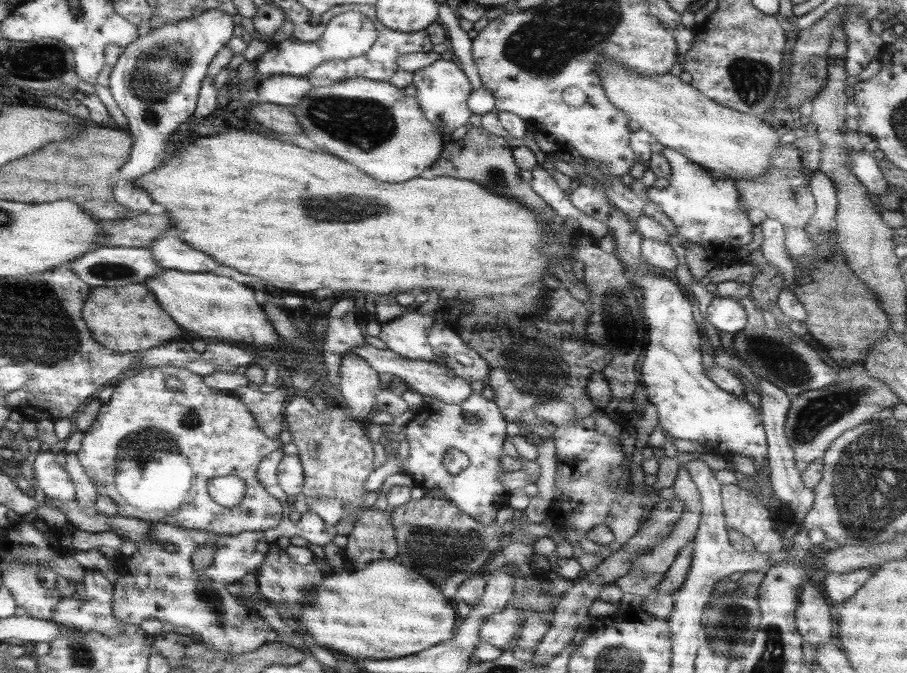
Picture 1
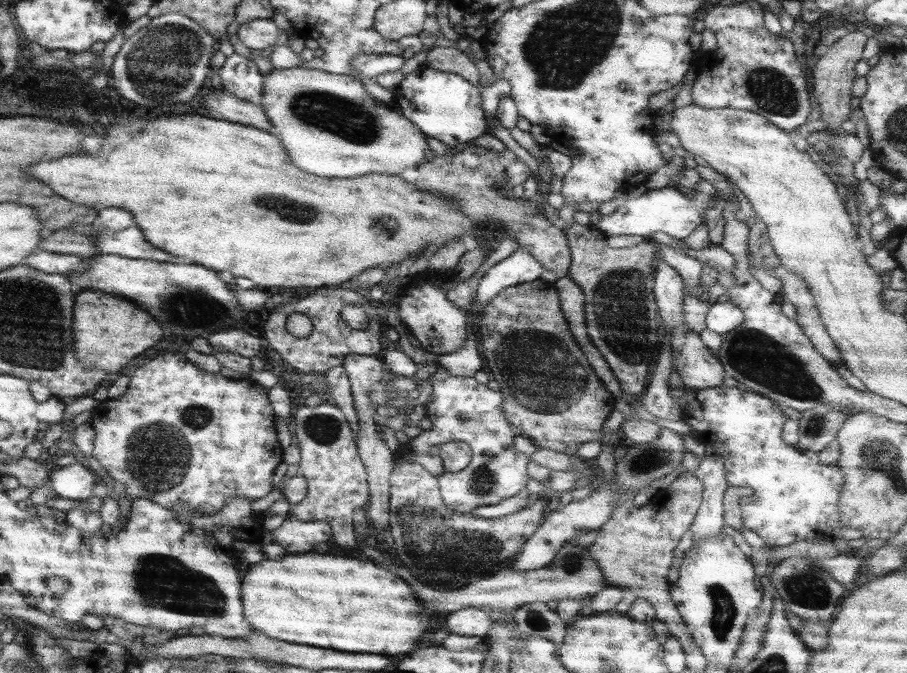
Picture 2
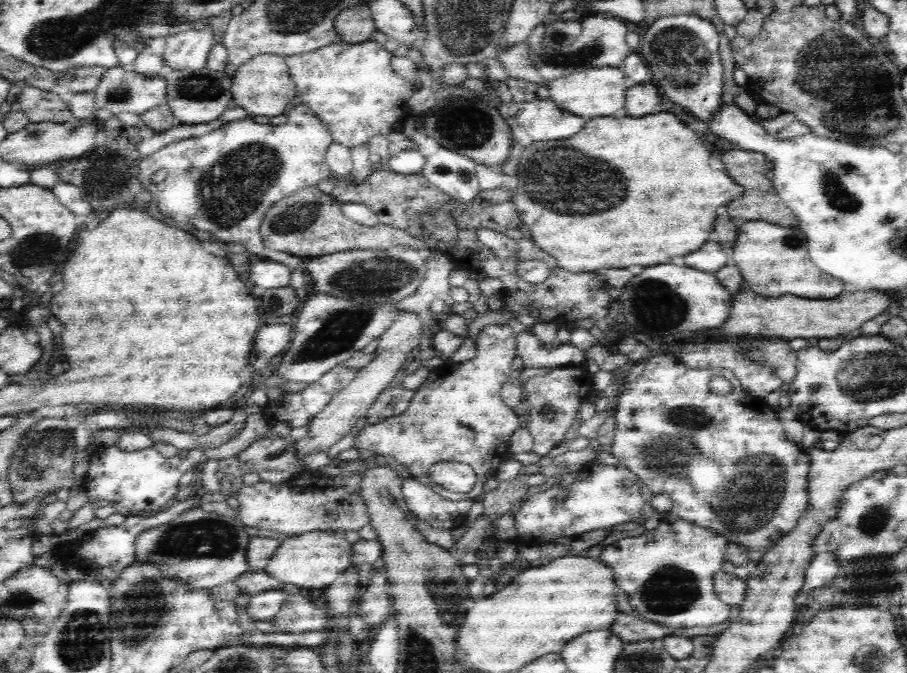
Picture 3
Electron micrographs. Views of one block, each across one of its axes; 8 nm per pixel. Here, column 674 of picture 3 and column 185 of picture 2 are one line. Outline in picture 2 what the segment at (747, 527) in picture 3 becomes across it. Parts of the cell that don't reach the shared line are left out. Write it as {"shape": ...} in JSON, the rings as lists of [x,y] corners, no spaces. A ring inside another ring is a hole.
{"shape":[[[165,354],[165,356],[159,356],[159,358],[153,358],[153,360],[149,360],[149,362],[145,362],[141,368],[137,368],[133,374],[129,377],[129,385],[127,386],[126,390],[121,394],[121,396],[117,396],[115,399],[105,399],[102,402],[97,402],[97,406],[90,410],[91,414],[89,414],[89,424],[91,428],[94,430],[94,439],[92,444],[92,451],[91,456],[99,462],[101,468],[105,468],[105,472],[109,478],[113,479],[114,481],[120,482],[123,487],[125,487],[125,494],[126,497],[129,499],[149,499],[151,501],[155,501],[159,506],[163,508],[167,508],[168,510],[173,510],[175,513],[178,514],[179,517],[183,517],[186,519],[188,516],[185,514],[185,511],[188,512],[201,512],[201,514],[208,514],[212,515],[216,513],[221,507],[224,506],[225,501],[228,501],[231,497],[235,498],[239,495],[248,498],[249,500],[257,500],[257,498],[261,498],[265,496],[272,487],[272,477],[275,467],[280,463],[282,460],[282,446],[277,442],[276,432],[274,429],[274,413],[272,412],[271,406],[269,405],[269,399],[267,399],[267,389],[261,387],[261,385],[257,385],[257,383],[250,382],[248,378],[242,378],[240,380],[233,380],[227,379],[221,376],[219,373],[208,373],[203,370],[199,370],[190,364],[183,356],[174,356],[173,354]]]}

